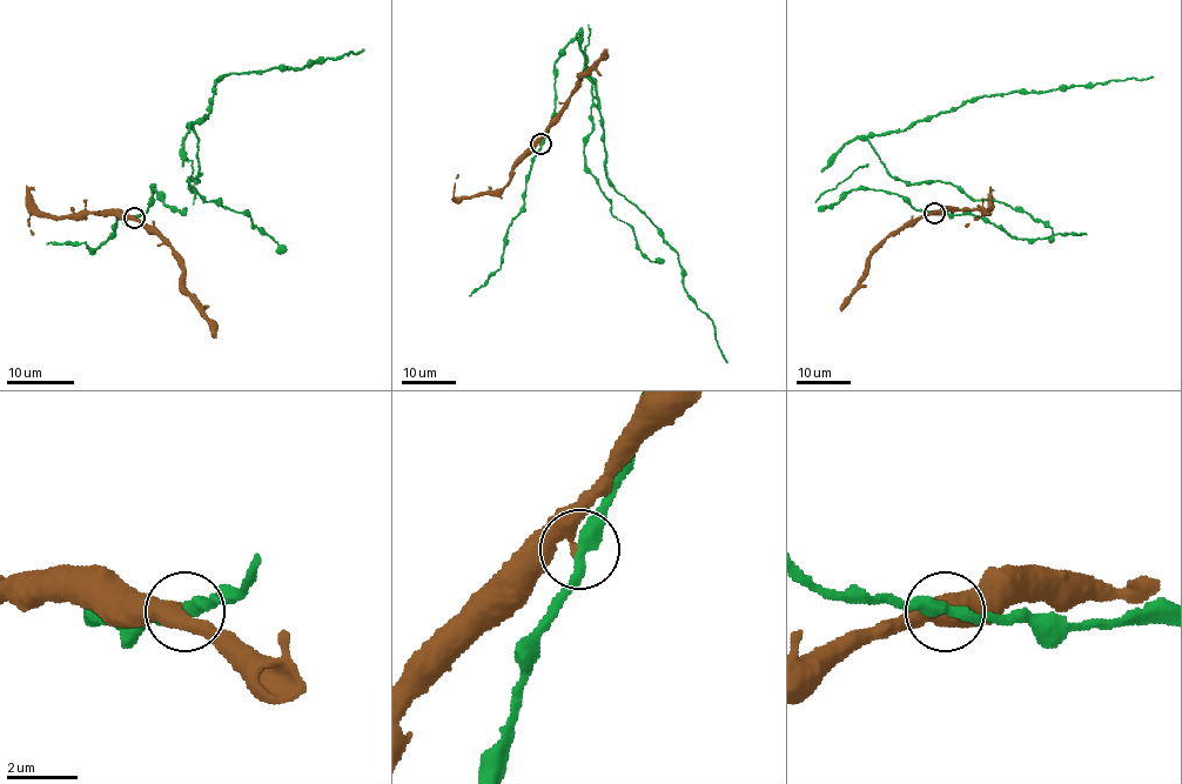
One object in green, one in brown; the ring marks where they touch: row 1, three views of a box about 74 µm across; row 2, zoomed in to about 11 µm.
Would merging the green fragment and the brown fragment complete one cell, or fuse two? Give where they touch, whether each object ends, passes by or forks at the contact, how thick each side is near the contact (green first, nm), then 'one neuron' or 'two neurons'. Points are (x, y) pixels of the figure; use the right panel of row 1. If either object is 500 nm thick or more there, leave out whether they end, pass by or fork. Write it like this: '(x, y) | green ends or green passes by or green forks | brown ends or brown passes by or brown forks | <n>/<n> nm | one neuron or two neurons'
(934, 213) | green passes by | brown passes by | 360/300 nm | one neuron

